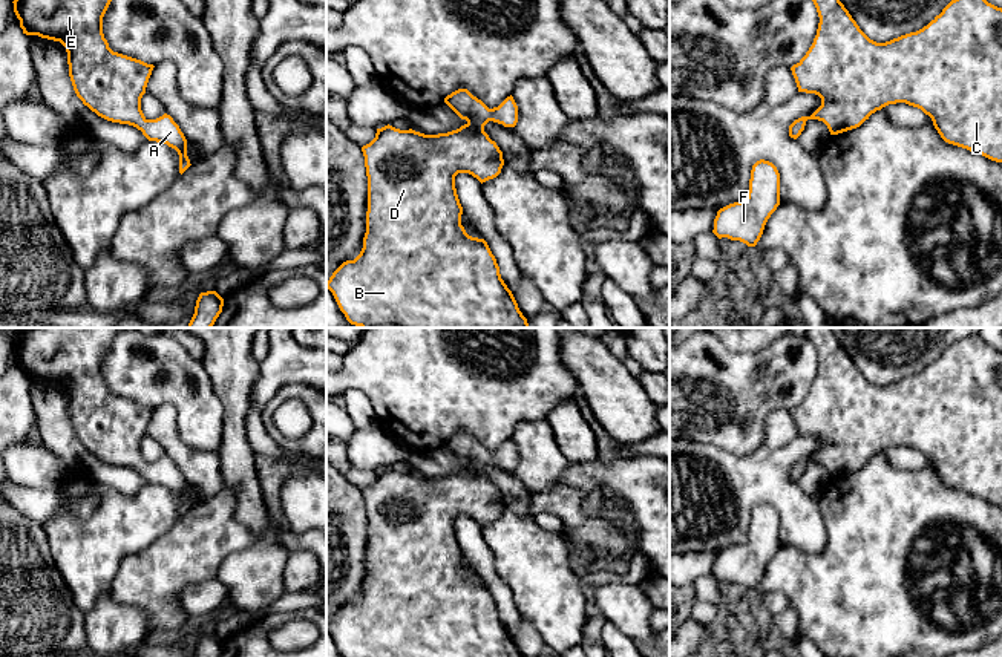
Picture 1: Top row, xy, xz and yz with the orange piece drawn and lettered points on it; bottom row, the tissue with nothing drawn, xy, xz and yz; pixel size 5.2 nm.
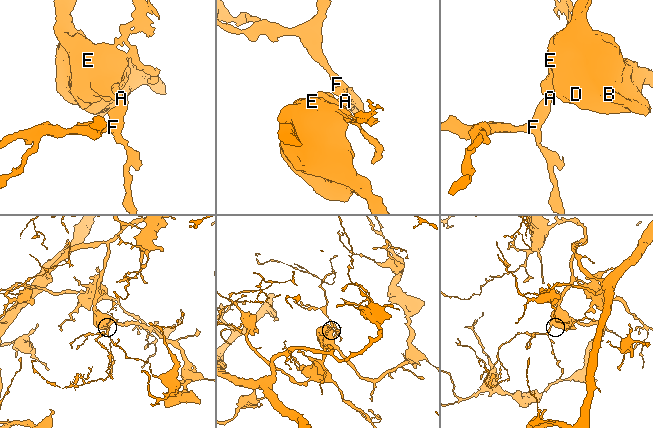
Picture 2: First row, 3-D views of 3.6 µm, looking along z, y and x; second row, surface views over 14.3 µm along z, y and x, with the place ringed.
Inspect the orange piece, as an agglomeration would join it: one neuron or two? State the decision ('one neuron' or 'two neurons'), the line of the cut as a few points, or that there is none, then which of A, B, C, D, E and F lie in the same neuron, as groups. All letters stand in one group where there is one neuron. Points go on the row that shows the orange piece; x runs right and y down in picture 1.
one neuron | no cut | A B C D E F

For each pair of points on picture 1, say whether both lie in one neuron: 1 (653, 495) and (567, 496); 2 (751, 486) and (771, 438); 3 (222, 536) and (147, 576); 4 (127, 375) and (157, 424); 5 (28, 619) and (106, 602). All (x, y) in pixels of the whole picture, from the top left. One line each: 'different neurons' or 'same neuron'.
1: different neurons
2: different neurons
3: same neuron
4: different neurons
5: different neurons

